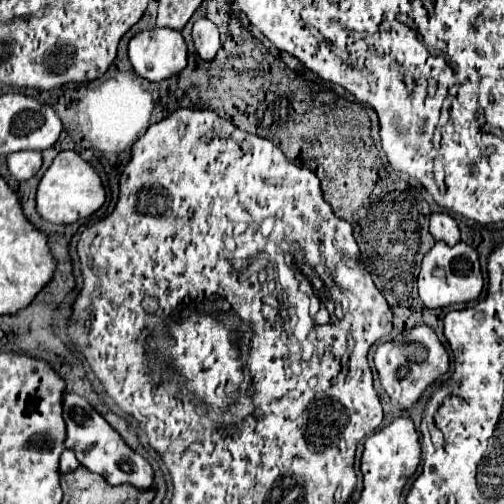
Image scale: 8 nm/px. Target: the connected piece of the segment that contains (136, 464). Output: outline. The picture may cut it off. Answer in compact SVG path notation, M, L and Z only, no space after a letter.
M67 393L65 403L63 403L63 419L67 423L65 447L75 451L75 455L83 467L87 467L89 471L99 473L99 475L107 473L109 485L129 483L139 489L151 487L153 477L155 477L153 467L141 455L137 455L111 425L107 425L107 421L89 405L89 401L85 397Z

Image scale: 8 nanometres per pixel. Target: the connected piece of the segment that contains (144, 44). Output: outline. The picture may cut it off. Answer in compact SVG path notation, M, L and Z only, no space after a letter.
M151 29L129 41L129 61L137 75L149 81L163 81L187 65L187 43L181 31Z

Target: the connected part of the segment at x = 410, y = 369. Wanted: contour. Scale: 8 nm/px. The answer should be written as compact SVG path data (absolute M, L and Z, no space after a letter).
M415 325L391 341L379 345L375 349L373 363L379 373L381 387L387 391L391 401L403 409L415 405L423 391L449 371L449 355L429 325Z

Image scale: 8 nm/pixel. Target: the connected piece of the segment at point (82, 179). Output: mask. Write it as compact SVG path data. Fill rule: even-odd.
M61 151L47 169L47 173L43 175L37 189L37 213L43 219L59 225L75 223L77 219L93 215L103 203L105 189L97 171L93 169L93 165L83 161L75 151Z

